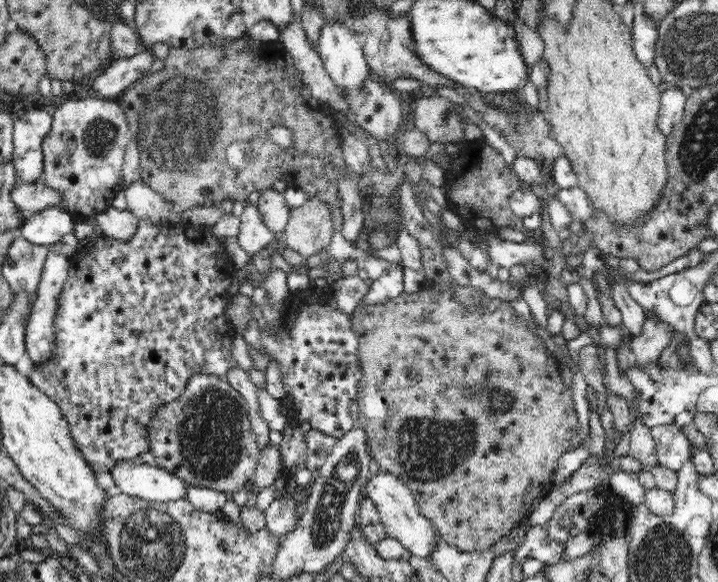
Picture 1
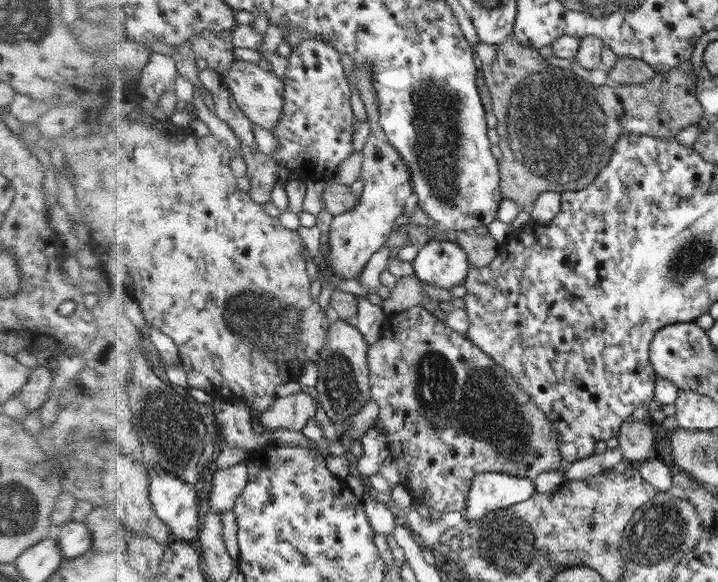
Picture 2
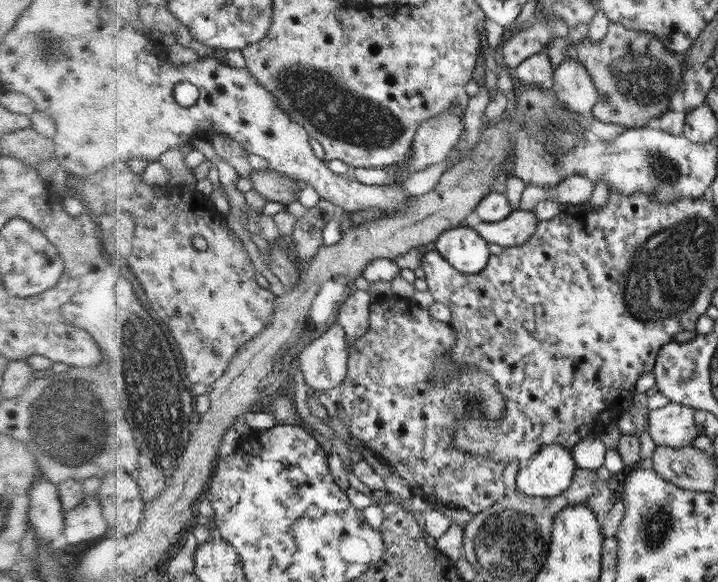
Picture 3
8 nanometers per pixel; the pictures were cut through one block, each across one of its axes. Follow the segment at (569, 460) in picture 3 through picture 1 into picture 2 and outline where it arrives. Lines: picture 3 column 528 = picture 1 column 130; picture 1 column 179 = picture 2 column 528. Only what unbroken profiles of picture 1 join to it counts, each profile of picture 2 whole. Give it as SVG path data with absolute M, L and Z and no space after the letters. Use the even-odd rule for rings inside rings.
M486 472L474 478L467 506L463 511L467 522L478 522L491 511L518 505L536 495L534 481L528 477Z

